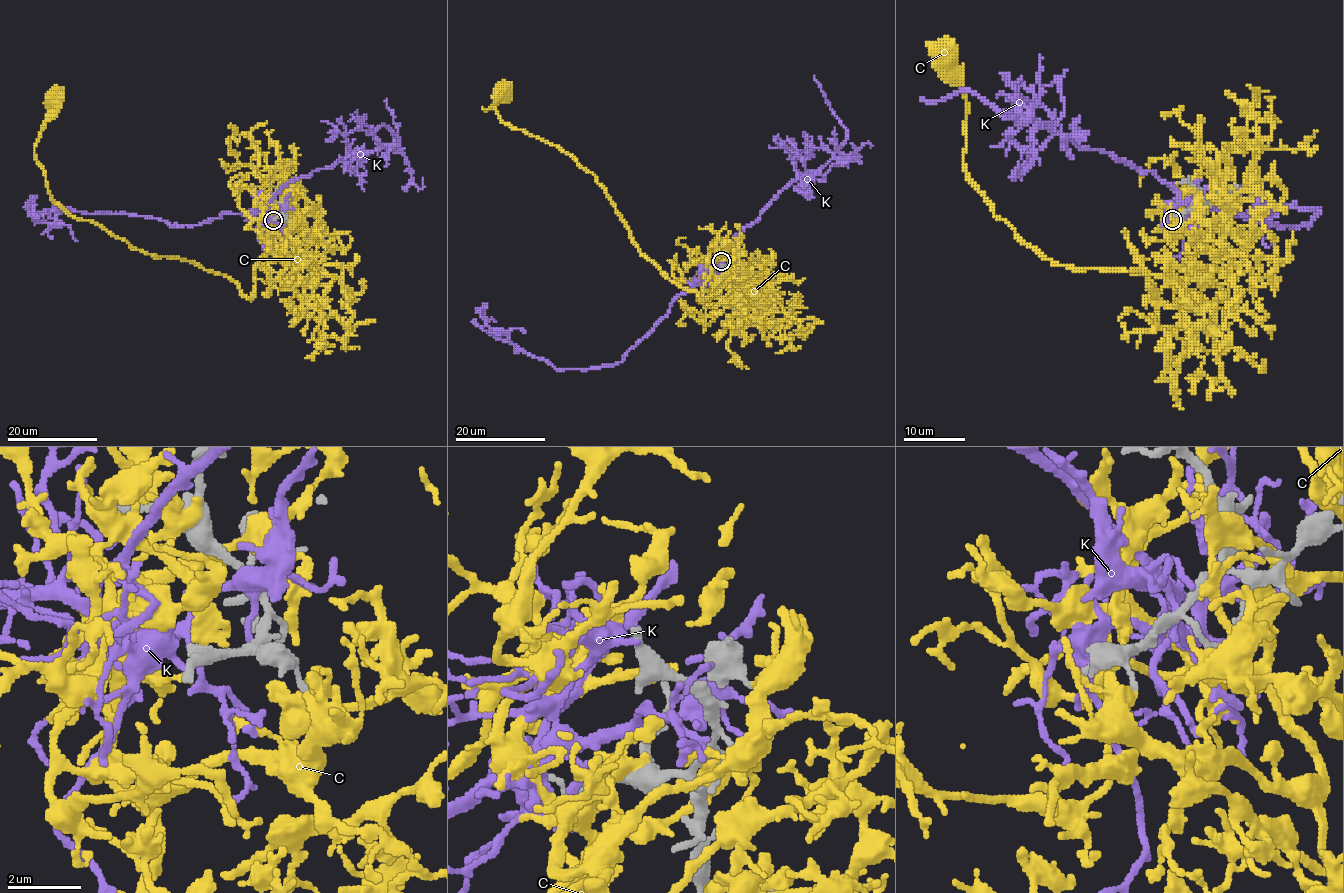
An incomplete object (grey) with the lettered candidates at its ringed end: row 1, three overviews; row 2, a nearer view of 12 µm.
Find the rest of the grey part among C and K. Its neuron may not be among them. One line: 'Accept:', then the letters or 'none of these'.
Accept: none of these

